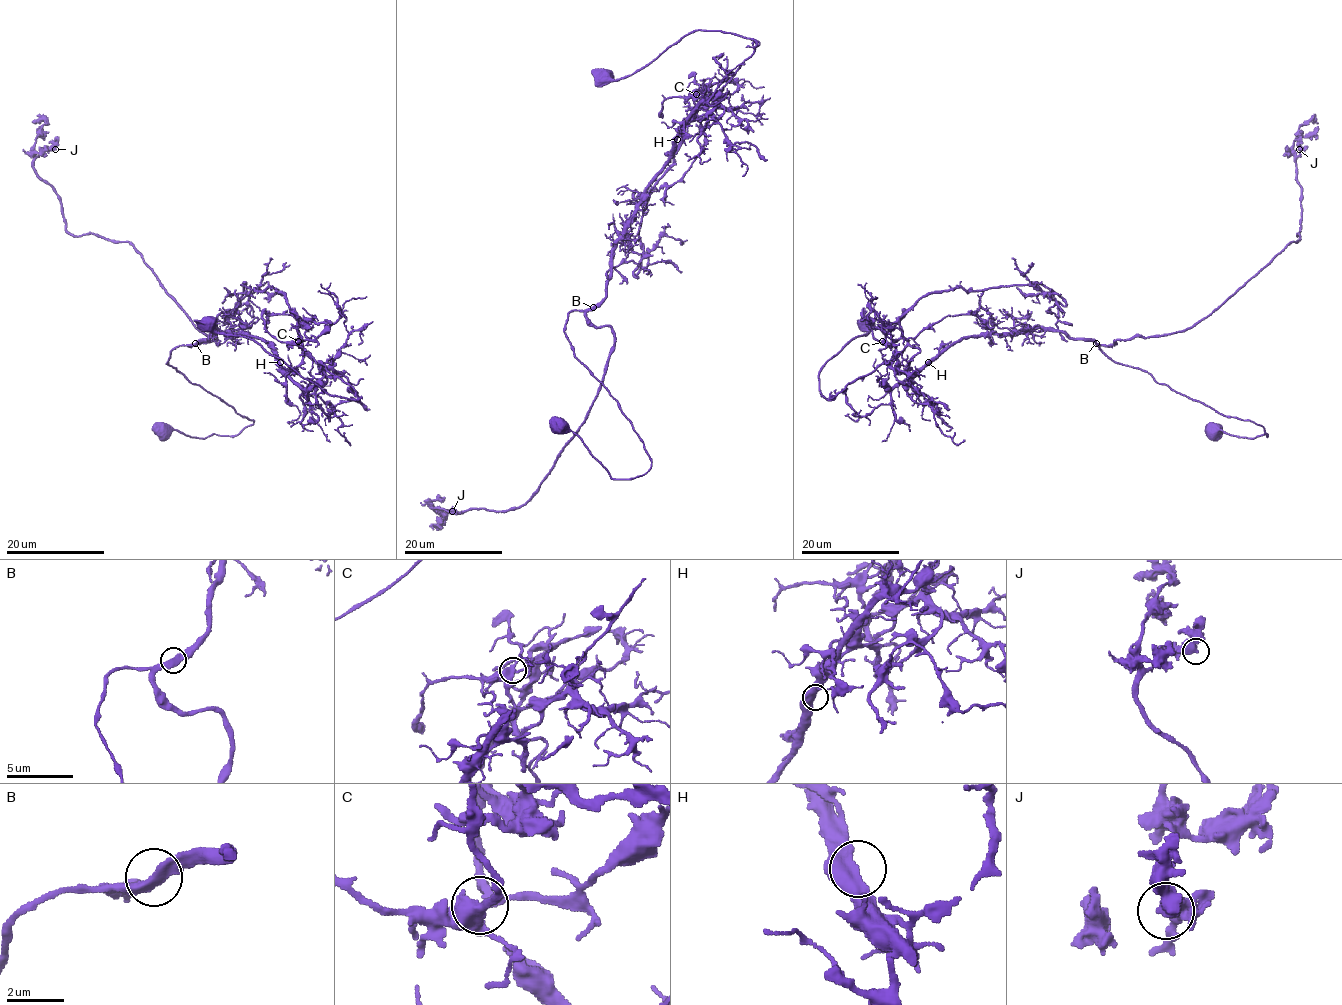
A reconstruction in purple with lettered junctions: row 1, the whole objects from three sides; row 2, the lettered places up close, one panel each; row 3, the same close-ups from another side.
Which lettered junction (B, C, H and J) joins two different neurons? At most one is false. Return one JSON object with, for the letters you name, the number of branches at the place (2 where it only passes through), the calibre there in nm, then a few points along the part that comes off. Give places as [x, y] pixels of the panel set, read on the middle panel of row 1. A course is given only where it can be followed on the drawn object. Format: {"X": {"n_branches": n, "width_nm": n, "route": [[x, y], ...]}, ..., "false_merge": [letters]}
{"H": {"n_branches": 2, "width_nm": 480, "route": [[677, 139], [697, 120], [699, 131], [699, 119], [754, 52], [754, 40], [693, 30], [618, 79], [591, 71]]}, "false_merge": ["H"]}

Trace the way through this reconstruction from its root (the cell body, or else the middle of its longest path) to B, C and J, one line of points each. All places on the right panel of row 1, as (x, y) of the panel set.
B: (1213, 431), (1249, 438), (1267, 436), (1251, 421), (1223, 416), (1159, 384), (1142, 369), (1111, 361), (1096, 343)
C: (1213, 431), (1267, 436), (1061, 331), (965, 336), (916, 370), (908, 363), (918, 348), (882, 341)
J: (1213, 431), (1267, 436), (1111, 361), (1099, 346), (1196, 325), (1297, 241), (1299, 149)

